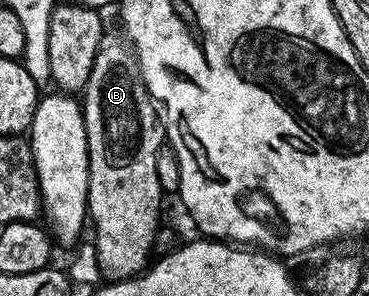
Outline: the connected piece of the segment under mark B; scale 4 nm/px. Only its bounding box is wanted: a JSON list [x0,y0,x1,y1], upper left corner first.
[82,33,166,280]

